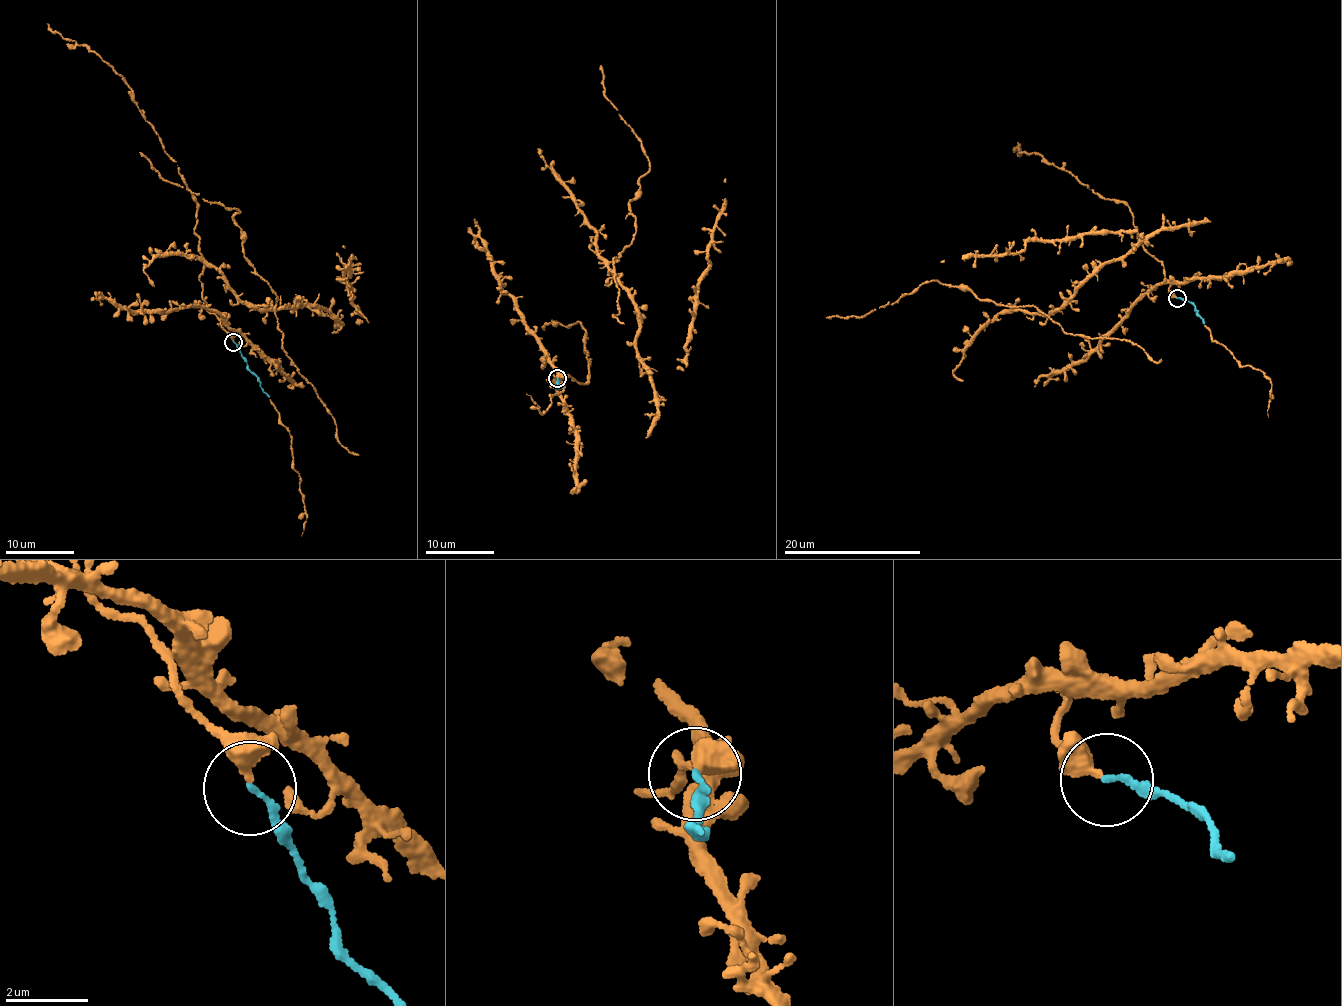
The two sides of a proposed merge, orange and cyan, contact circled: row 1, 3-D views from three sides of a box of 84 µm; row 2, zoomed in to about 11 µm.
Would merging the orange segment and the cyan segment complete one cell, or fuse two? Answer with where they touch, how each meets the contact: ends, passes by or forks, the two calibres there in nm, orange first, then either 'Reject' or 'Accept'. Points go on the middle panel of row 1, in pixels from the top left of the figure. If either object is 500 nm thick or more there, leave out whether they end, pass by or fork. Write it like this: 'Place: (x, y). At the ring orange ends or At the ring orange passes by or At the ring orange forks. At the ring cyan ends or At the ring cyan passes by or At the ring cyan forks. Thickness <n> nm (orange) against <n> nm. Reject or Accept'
Place: (557, 378). At the ring orange passes by. At the ring cyan ends. Thickness 320 nm (orange) against 140 nm. Accept

